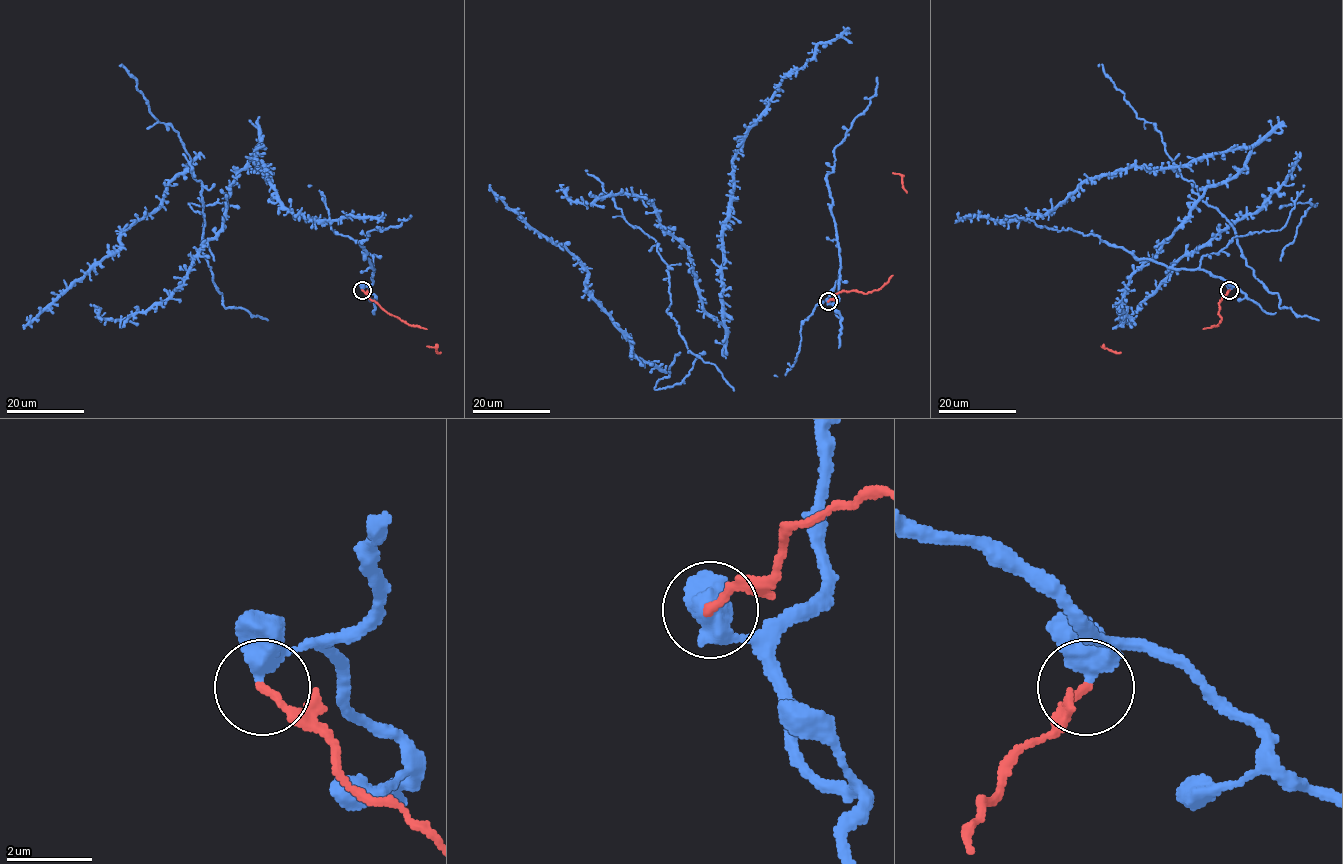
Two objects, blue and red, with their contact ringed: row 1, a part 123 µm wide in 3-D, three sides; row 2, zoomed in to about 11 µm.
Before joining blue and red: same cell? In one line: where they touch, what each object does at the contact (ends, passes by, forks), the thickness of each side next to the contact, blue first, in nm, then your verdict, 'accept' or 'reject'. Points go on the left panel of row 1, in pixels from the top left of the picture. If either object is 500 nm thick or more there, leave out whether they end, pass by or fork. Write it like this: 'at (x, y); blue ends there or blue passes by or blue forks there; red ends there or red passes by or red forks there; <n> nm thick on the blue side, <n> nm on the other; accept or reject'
at (362, 290); blue forks there; red ends there; 340 nm thick on the blue side, 190 nm on the other; reject

